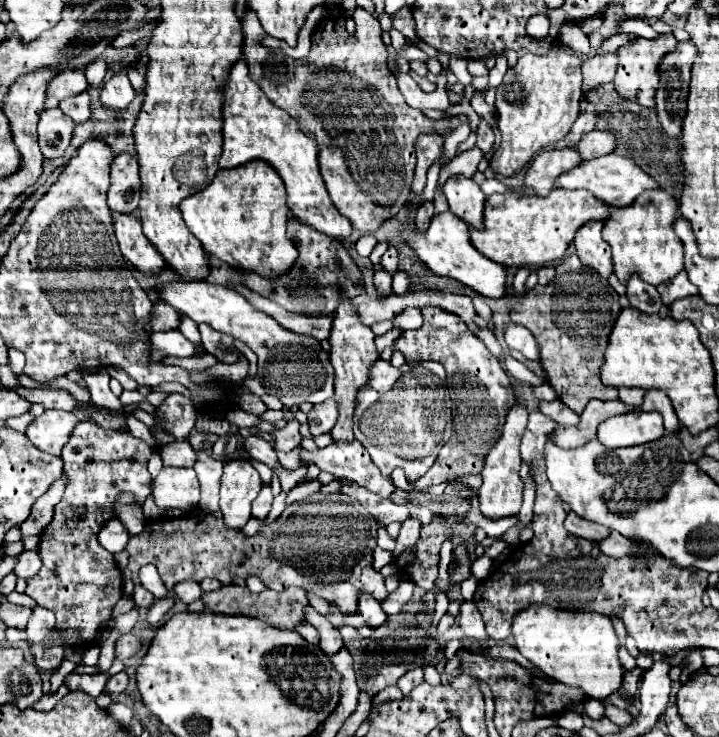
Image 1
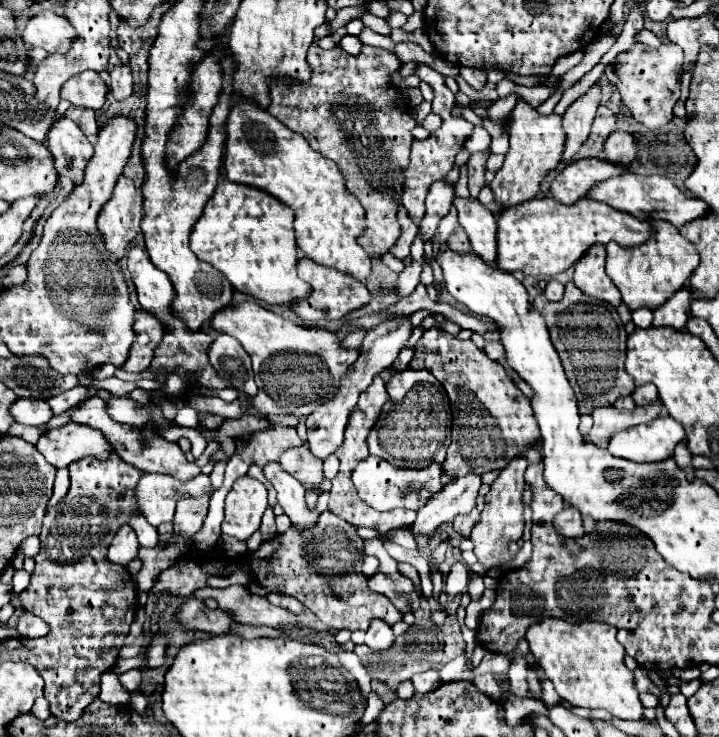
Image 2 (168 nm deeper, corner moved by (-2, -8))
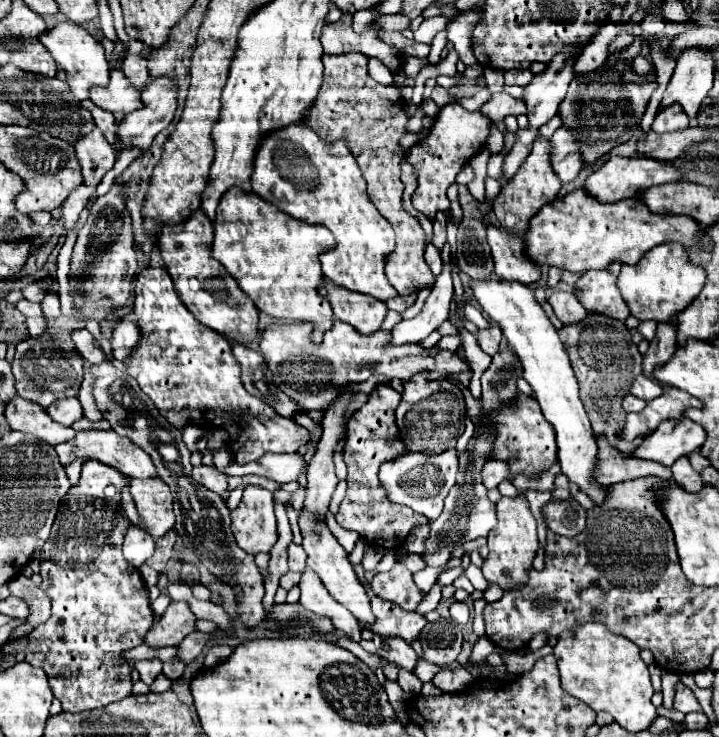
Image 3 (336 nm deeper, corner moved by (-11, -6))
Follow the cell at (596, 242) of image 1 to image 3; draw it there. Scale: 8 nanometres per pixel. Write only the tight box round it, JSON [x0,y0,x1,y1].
[575,262,629,320]

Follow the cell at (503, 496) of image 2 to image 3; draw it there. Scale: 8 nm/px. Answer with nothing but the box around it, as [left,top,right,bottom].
[481,494,539,590]

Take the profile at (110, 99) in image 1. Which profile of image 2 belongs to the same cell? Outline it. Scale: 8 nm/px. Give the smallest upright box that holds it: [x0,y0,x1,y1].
[110,66,132,100]

